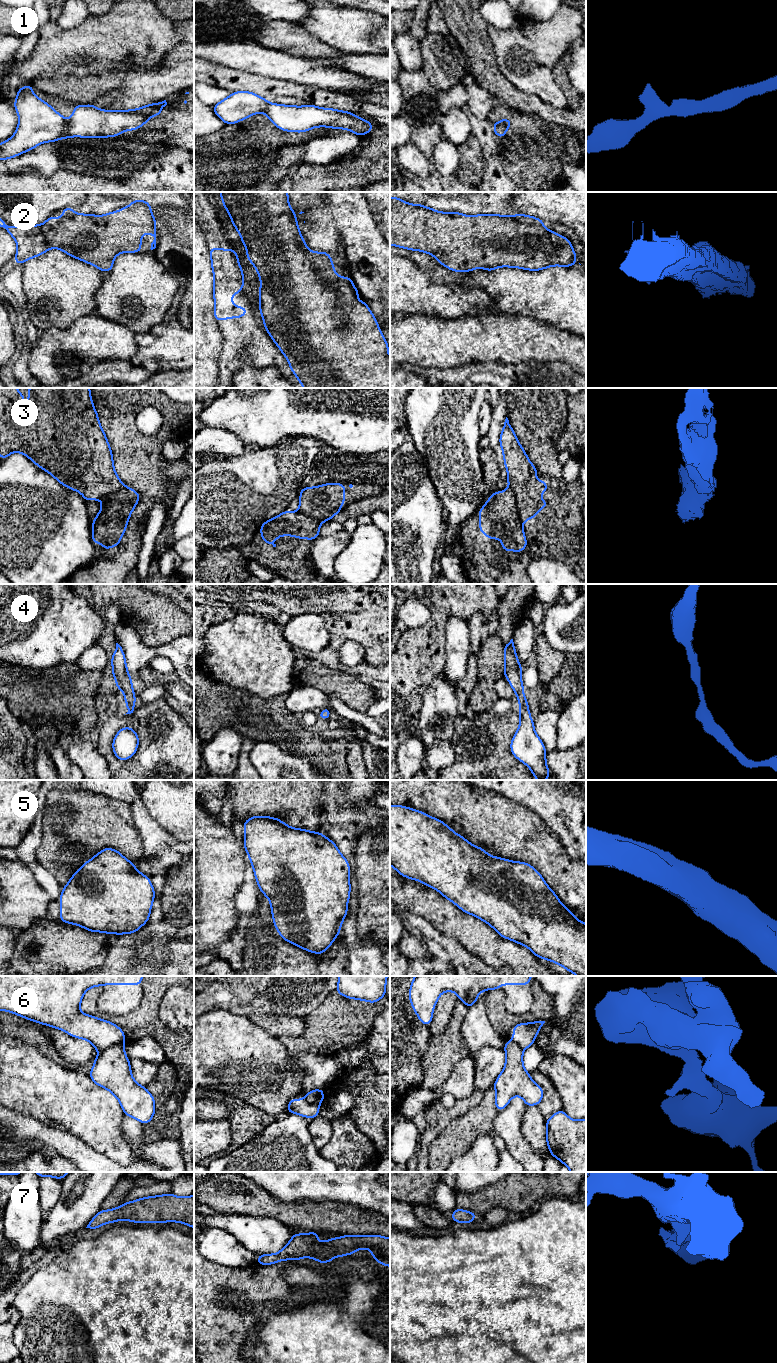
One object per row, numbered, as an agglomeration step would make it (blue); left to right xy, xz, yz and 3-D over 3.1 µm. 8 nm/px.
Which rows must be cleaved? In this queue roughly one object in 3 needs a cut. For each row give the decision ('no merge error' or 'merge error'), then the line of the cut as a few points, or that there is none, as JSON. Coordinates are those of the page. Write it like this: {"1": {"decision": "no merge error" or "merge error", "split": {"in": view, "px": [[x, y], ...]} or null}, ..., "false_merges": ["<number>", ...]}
{"1": {"decision": "no merge error", "split": null}, "2": {"decision": "no merge error", "split": null}, "3": {"decision": "merge error", "split": {"in": "yz", "px": [[510, 487], [514, 493], [516, 508], [522, 522]]}}, "4": {"decision": "no merge error", "split": null}, "5": {"decision": "no merge error", "split": null}, "6": {"decision": "merge error", "split": {"in": "xy", "px": [[124, 1042], [113, 1044], [100, 1052]]}}, "7": {"decision": "no merge error", "split": null}, "false_merges": ["3", "6"]}

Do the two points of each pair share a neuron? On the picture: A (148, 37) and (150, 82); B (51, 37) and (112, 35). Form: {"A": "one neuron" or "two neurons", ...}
{"A": "two neurons", "B": "one neuron"}

